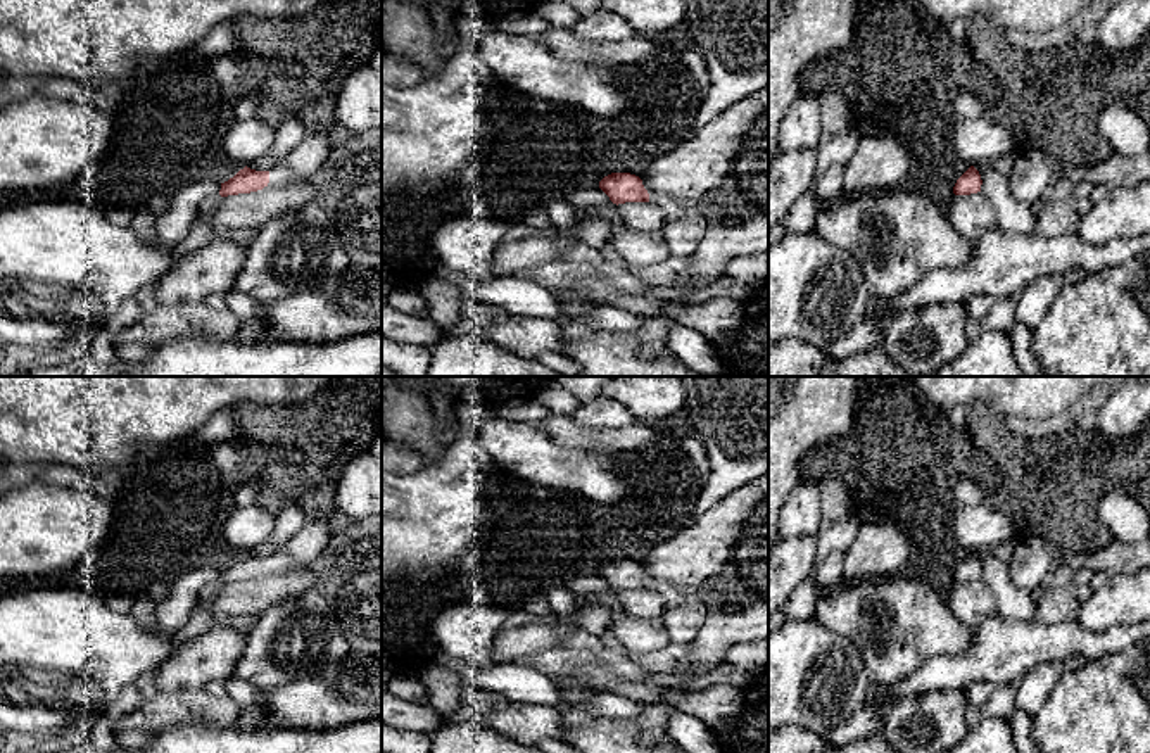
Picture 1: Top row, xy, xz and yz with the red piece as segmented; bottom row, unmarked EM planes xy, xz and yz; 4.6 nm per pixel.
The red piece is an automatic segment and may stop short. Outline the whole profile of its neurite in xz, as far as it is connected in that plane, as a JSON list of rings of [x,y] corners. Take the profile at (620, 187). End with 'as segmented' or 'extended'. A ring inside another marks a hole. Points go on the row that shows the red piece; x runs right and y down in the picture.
[[[611,173],[599,181],[599,188],[613,204],[649,202],[642,180],[630,173]]]; as segmented

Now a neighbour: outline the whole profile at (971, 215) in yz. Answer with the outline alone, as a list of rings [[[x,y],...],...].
[[[983,192],[955,195],[946,214],[950,225],[969,242],[977,242],[986,230],[998,228],[993,206]]]

